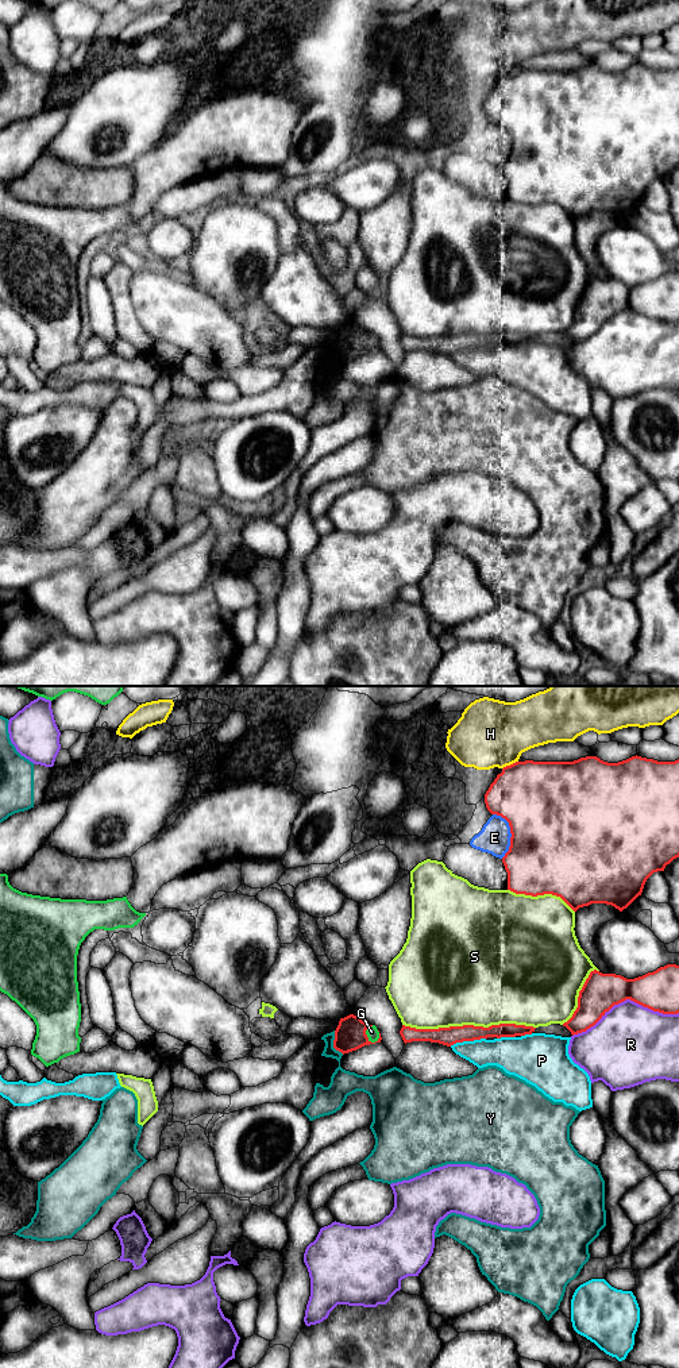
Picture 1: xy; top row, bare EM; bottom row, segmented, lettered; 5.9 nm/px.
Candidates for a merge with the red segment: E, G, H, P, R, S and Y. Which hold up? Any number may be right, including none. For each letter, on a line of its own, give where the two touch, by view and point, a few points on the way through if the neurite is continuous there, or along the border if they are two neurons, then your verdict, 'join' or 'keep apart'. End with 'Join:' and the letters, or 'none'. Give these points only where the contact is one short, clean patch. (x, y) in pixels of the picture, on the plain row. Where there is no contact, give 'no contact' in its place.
E: contact xy (510, 141); keep apart
G: contact xy (366, 343); border xy (369, 334), (366, 345), (374, 351); keep apart
H: contact xy (510, 73); keep apart
P: contact xy (467, 349); keep apart
R: contact xy (625, 308); keep apart
S: contact xy (469, 334); keep apart
Y: contact xy (334, 353); keep apart
Join: none

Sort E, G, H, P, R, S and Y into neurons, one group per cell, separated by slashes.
E G / H / P / R / S / Y

